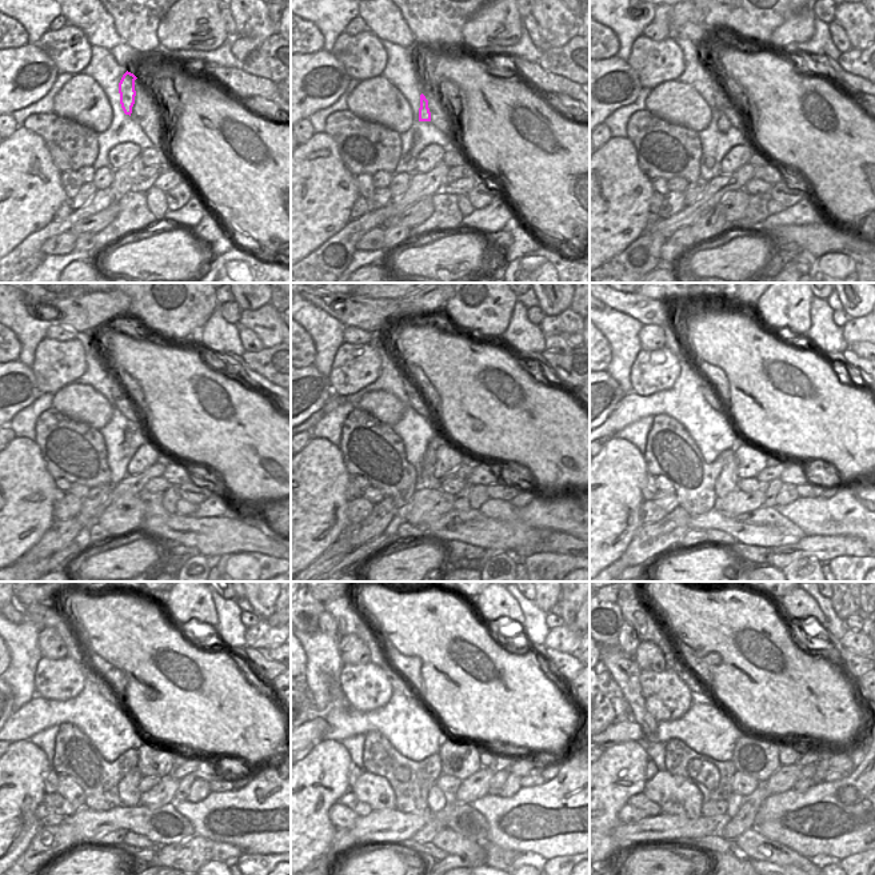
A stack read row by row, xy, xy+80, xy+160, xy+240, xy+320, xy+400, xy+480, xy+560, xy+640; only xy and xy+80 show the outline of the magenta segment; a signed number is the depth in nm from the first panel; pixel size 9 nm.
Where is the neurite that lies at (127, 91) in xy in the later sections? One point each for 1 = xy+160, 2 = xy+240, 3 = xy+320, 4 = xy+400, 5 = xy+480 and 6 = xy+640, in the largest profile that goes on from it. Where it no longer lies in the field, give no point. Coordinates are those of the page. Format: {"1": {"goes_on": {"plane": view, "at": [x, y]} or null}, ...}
{"1": {"goes_on": {"plane": "xy+160", "at": [723, 123]}}, "2": {"goes_on": {"plane": "xy+240", "at": [128, 432]}}, "3": {"goes_on": {"plane": "xy+320", "at": [426, 472]}}, "4": {"goes_on": {"plane": "xy+400", "at": [727, 480]}}, "5": {"goes_on": {"plane": "xy+480", "at": [130, 794]}}, "6": {"goes_on": {"plane": "xy+640", "at": [735, 800]}}}

